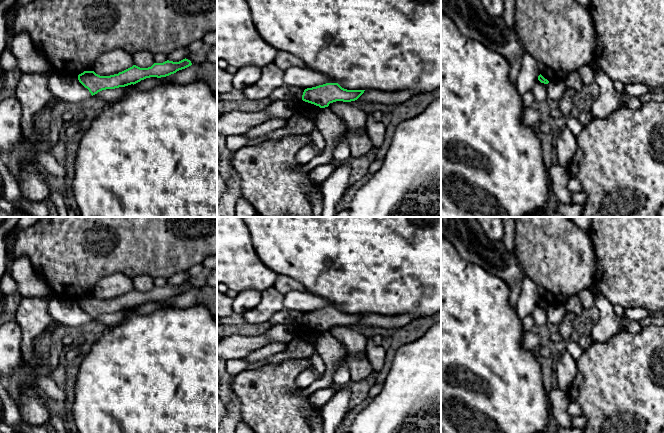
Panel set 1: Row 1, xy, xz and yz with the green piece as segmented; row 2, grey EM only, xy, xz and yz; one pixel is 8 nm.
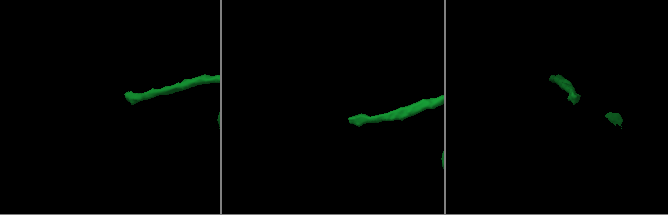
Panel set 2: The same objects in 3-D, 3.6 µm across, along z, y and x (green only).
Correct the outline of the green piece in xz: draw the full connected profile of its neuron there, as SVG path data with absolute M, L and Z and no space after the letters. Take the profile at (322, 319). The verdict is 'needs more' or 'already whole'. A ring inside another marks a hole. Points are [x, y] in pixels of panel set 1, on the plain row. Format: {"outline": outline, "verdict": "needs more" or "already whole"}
{"outline": "M326 307L304 314L302 324L320 332L328 331L336 325L351 326L357 324L365 314L347 314L338 307Z", "verdict": "already whole"}

